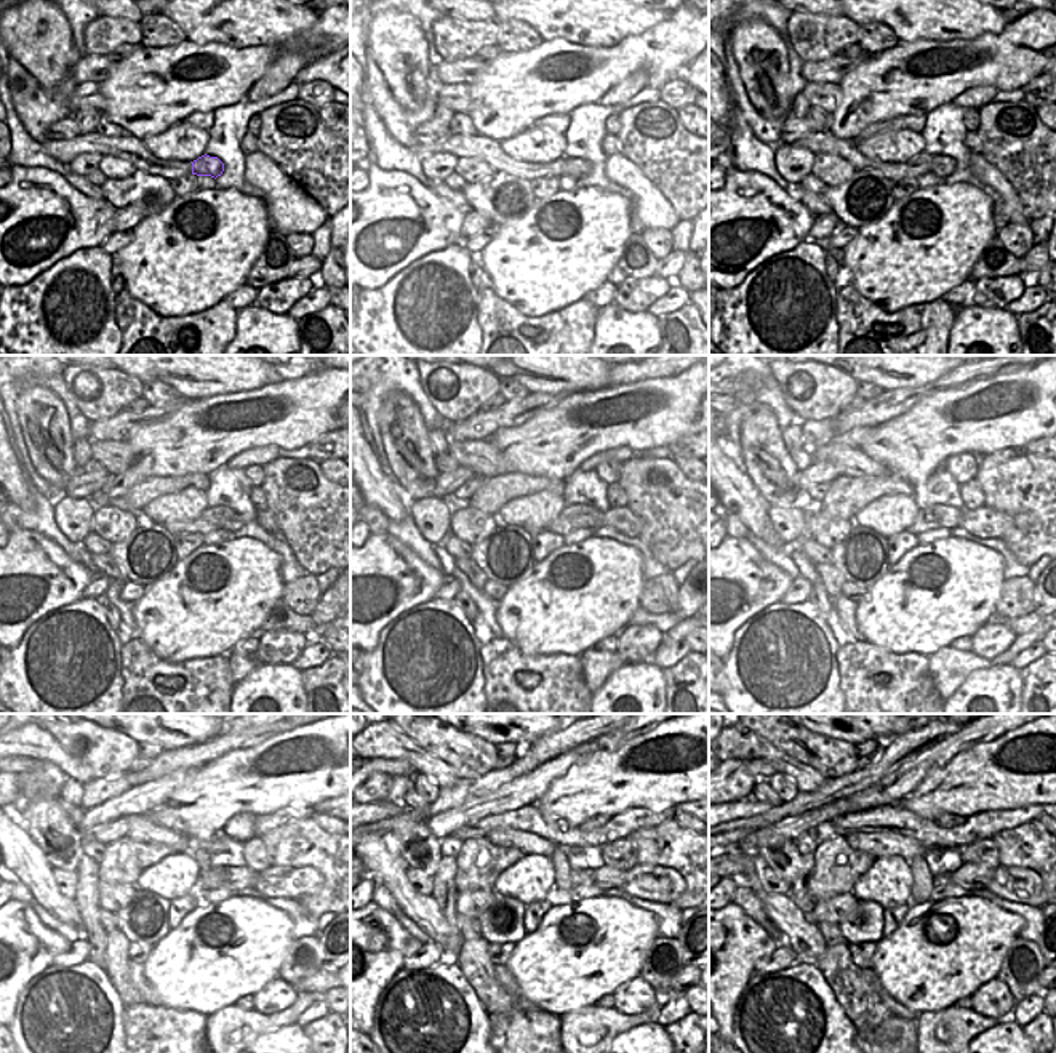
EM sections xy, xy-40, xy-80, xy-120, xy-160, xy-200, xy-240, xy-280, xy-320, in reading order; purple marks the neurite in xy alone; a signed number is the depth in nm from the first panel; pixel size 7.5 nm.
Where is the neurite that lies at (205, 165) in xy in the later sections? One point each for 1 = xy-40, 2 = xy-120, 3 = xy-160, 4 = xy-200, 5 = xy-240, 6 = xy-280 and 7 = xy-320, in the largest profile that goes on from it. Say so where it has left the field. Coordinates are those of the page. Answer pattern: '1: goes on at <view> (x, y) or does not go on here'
1: goes on at xy-40 (578, 168)
2: goes on at xy-120 (234, 524)
3: goes on at xy-160 (624, 520)
4: goes on at xy-200 (988, 524)
5: goes on at xy-240 (282, 882)
6: goes on at xy-280 (663, 885)
7: goes on at xy-320 (1020, 885)

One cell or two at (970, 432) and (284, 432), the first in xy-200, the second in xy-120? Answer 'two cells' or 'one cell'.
one cell

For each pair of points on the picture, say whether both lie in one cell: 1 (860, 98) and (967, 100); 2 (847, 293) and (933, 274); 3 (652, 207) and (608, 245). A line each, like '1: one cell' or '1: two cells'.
1: two cells
2: two cells
3: two cells

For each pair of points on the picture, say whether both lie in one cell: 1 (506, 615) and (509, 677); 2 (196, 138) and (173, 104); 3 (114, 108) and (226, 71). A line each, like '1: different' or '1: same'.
1: different
2: different
3: same

